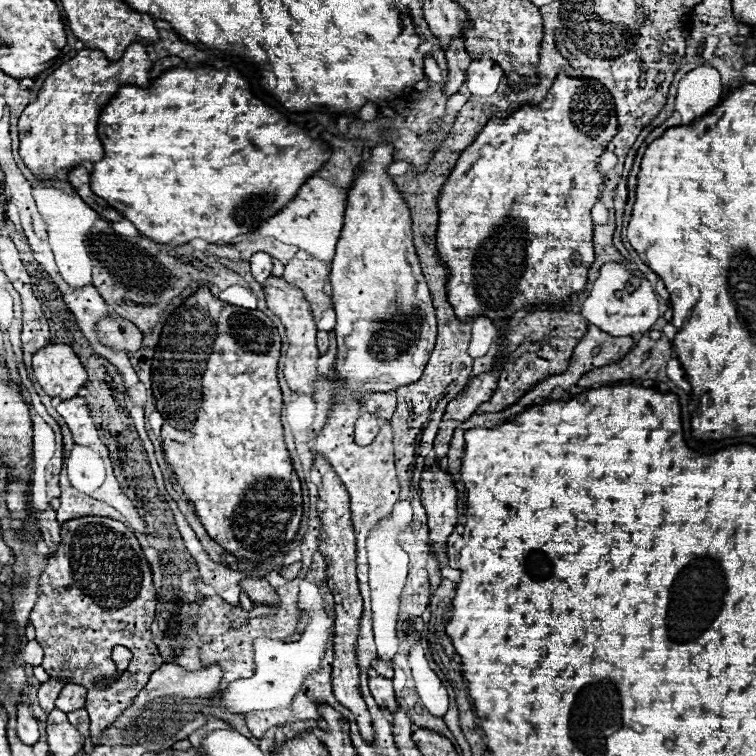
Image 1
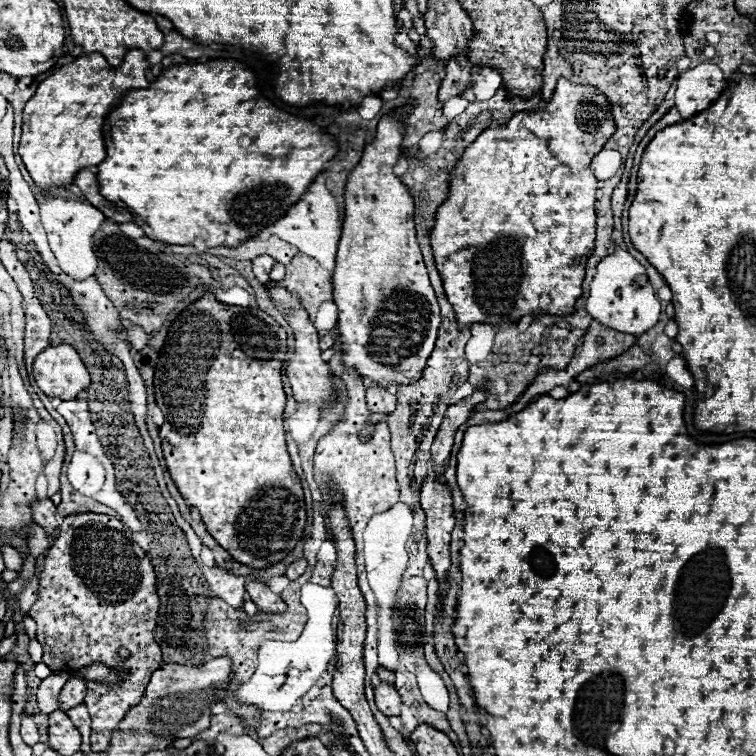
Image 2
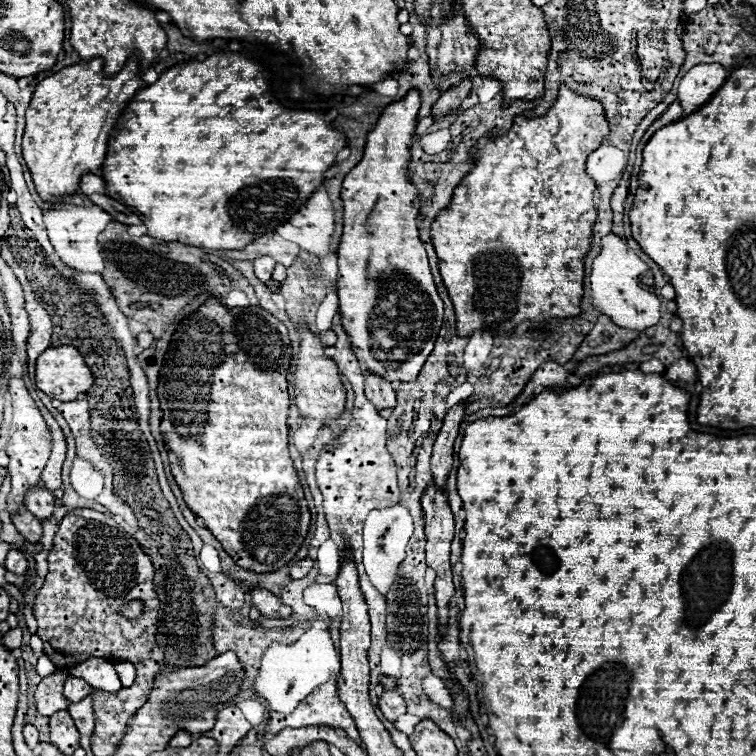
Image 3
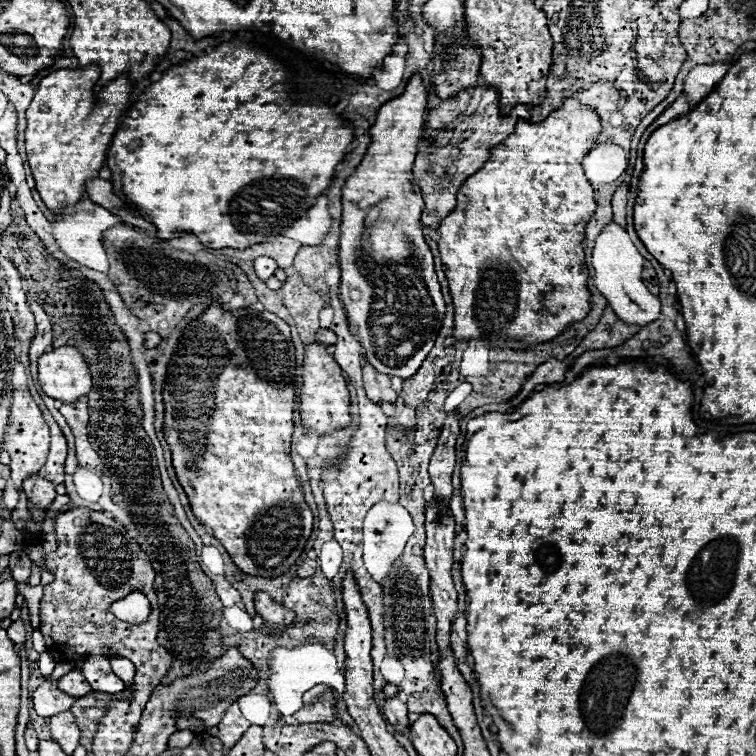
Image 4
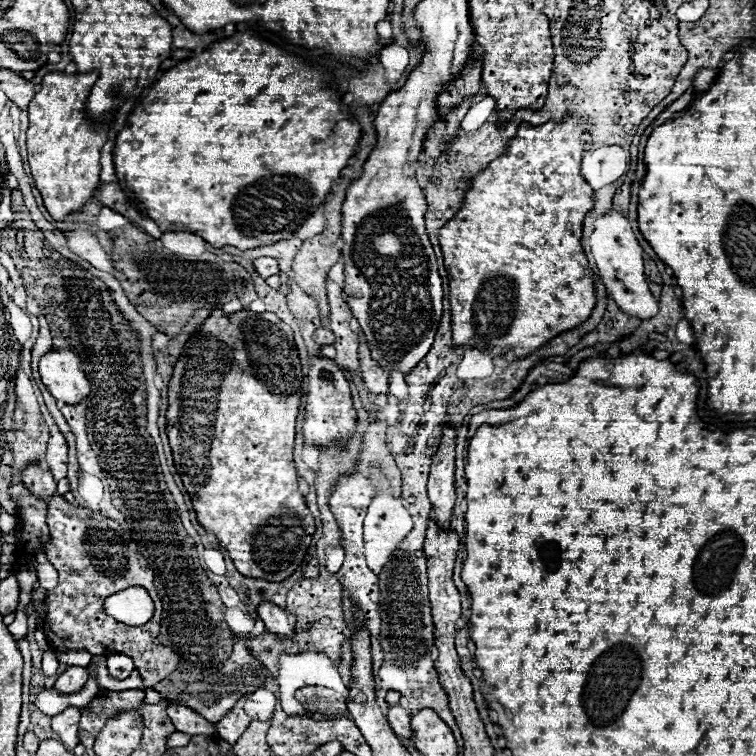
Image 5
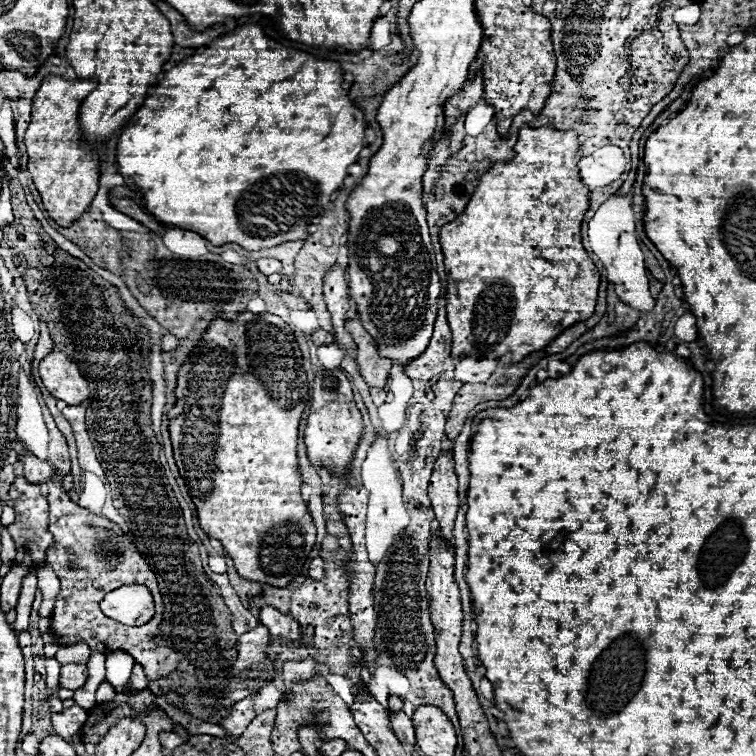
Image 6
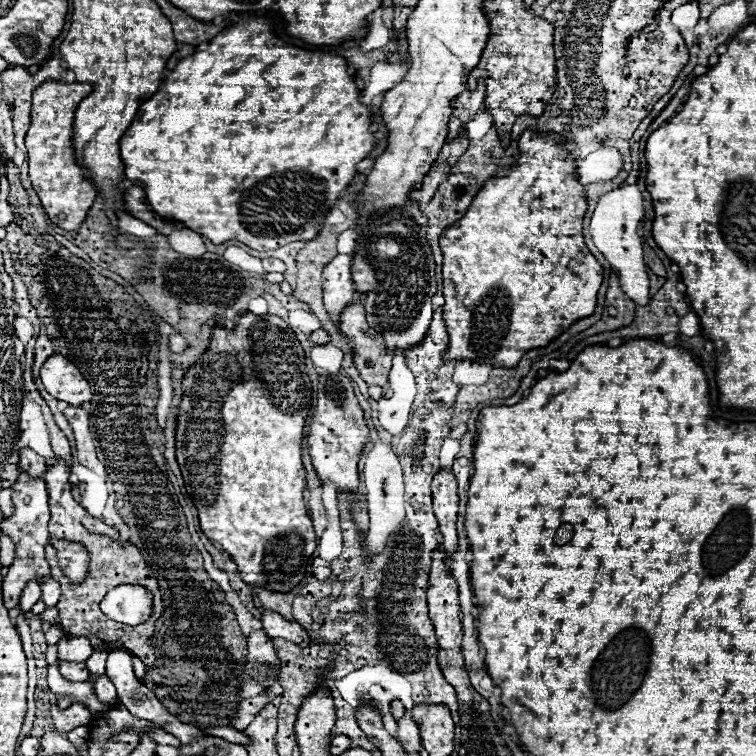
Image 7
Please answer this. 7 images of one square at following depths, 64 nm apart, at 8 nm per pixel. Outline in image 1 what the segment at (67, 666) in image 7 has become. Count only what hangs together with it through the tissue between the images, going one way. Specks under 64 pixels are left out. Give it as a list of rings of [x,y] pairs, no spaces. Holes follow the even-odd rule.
[[[64,684],[58,700],[56,700],[56,708],[60,708],[62,712],[74,712],[78,708],[84,708],[84,696],[86,696],[86,688],[80,684]]]

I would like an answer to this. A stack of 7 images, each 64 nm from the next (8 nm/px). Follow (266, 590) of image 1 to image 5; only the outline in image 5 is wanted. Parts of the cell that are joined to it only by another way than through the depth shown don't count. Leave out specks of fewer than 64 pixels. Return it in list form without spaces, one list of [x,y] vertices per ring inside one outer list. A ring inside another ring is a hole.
[[[262,602],[258,606],[258,616],[264,620],[268,632],[272,634],[282,634],[282,636],[294,636],[296,628],[296,618],[292,614],[286,614],[282,608],[278,608],[272,602]]]

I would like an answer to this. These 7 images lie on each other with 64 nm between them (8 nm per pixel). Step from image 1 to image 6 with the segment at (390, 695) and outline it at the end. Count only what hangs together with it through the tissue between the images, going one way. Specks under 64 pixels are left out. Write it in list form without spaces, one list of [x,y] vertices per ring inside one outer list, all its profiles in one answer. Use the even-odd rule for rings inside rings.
[[[392,712],[392,728],[400,742],[408,744],[410,748],[416,746],[416,732],[414,732],[412,720],[404,712]]]

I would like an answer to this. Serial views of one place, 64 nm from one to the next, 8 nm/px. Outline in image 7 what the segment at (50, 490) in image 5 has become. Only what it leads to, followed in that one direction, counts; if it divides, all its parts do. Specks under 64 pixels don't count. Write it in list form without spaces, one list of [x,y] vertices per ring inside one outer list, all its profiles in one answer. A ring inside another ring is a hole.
[[[20,448],[20,468],[28,472],[32,478],[38,478],[46,470],[46,460],[38,456],[32,448]]]

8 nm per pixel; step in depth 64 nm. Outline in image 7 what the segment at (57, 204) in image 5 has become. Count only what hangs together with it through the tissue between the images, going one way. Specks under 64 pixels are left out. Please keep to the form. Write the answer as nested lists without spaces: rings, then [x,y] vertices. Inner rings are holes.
[[[48,80],[46,84],[38,86],[32,94],[32,122],[26,134],[26,150],[30,162],[30,182],[36,190],[44,212],[48,218],[60,226],[62,230],[78,230],[86,220],[88,210],[94,204],[96,190],[92,182],[84,180],[84,168],[80,168],[74,160],[72,148],[72,124],[74,124],[74,110],[78,108],[80,100],[84,100],[92,92],[92,86],[86,82],[62,84],[56,80]]]

